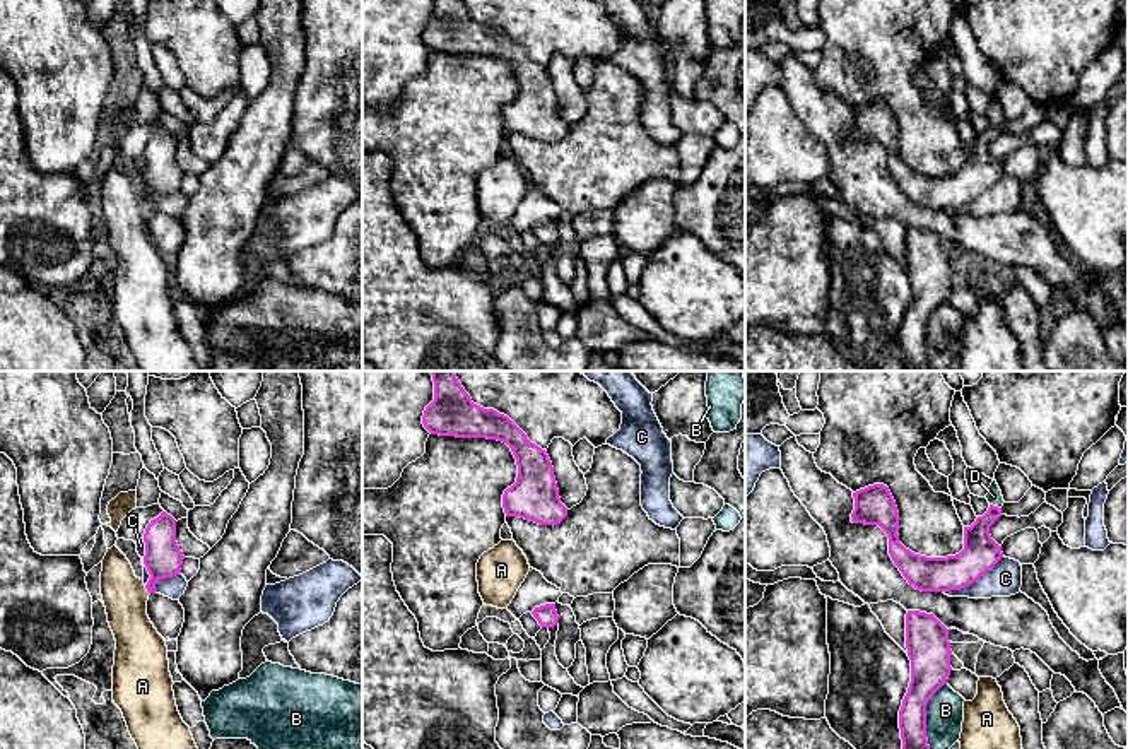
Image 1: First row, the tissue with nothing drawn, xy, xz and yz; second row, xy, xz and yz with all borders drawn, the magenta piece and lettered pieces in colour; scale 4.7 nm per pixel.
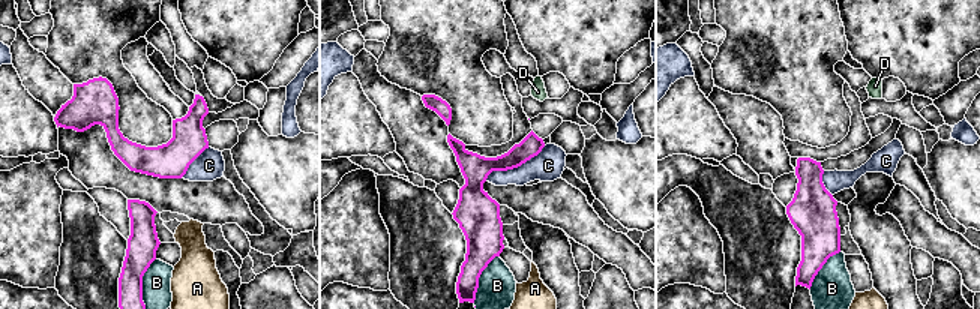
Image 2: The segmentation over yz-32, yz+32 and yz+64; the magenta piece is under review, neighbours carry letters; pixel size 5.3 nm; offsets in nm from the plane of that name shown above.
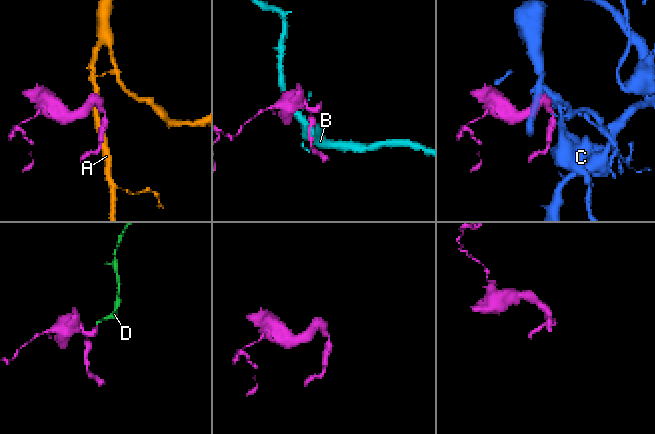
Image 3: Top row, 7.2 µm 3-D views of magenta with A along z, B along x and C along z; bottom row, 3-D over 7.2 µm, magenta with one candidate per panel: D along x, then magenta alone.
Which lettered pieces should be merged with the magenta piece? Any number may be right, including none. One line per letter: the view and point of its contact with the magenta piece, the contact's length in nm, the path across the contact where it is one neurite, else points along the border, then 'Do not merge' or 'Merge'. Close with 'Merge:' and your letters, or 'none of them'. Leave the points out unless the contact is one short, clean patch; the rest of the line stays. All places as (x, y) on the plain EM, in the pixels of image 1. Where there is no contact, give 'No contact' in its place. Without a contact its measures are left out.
A: Touches magenta at xy (147, 207). Shared border 50 nm. Boundary: xy (144, 202), (149, 211). Do not merge
B: Touches magenta at yz (925, 336). Shared border 340 nm. Do not merge
C: Touches magenta at yz (973, 199). Shared border 340 nm. Do not merge
D: Touches magenta at yz (995, 123). Shared border 60 nm. Path across: yz (981, 170), (981, 142), (995, 123), (993, 113). Merge
Merge: D

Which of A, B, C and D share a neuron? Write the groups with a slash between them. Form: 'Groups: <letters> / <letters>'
Groups: A / B / C / D

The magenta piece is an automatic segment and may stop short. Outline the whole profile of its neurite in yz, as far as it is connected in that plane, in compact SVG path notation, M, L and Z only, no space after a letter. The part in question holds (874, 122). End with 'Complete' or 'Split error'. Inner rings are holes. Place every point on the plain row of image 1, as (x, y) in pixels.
M995 96L986 111L988 128L978 133L971 144L964 144L964 166L947 174L919 173L899 159L899 128L887 103L868 103L853 109L853 115L851 139L878 142L887 150L894 181L916 207L950 209L966 205L1003 174L1002 162L990 152L990 144L1002 133L1005 120Z. Split error

